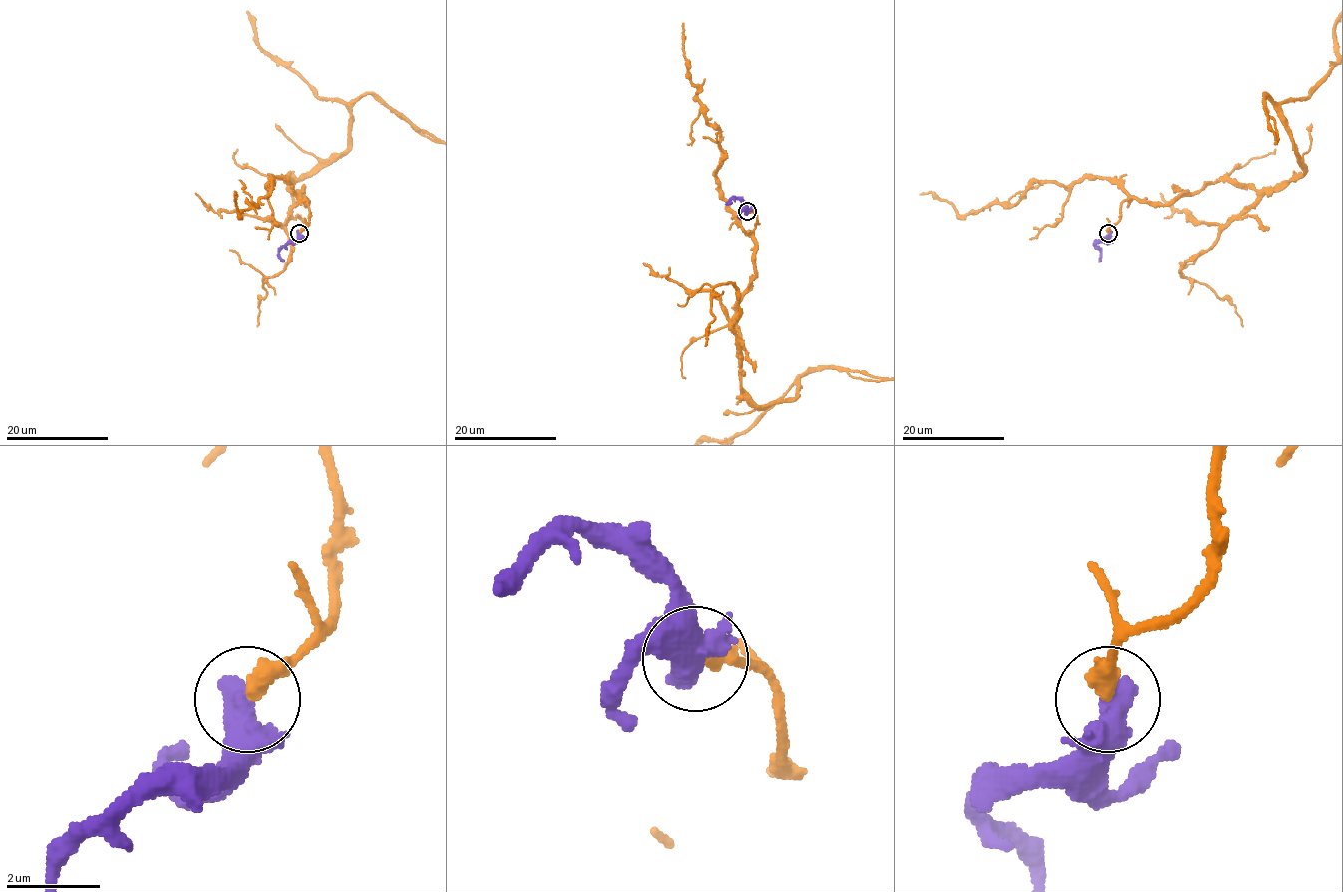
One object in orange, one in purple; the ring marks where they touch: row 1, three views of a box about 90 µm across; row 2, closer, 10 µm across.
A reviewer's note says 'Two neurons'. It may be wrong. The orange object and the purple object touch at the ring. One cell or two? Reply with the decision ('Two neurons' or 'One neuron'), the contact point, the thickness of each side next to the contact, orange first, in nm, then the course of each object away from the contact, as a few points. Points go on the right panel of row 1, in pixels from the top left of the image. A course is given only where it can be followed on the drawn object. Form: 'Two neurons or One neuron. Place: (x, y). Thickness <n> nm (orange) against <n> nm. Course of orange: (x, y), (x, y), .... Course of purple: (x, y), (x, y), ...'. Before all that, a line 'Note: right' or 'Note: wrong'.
Note: right
Two neurons. Place: (1108, 233). Thickness 400 nm (orange) against 650 nm. Course of purple: (1108, 233), (1095, 244), (1100, 252), (1100, 261)

